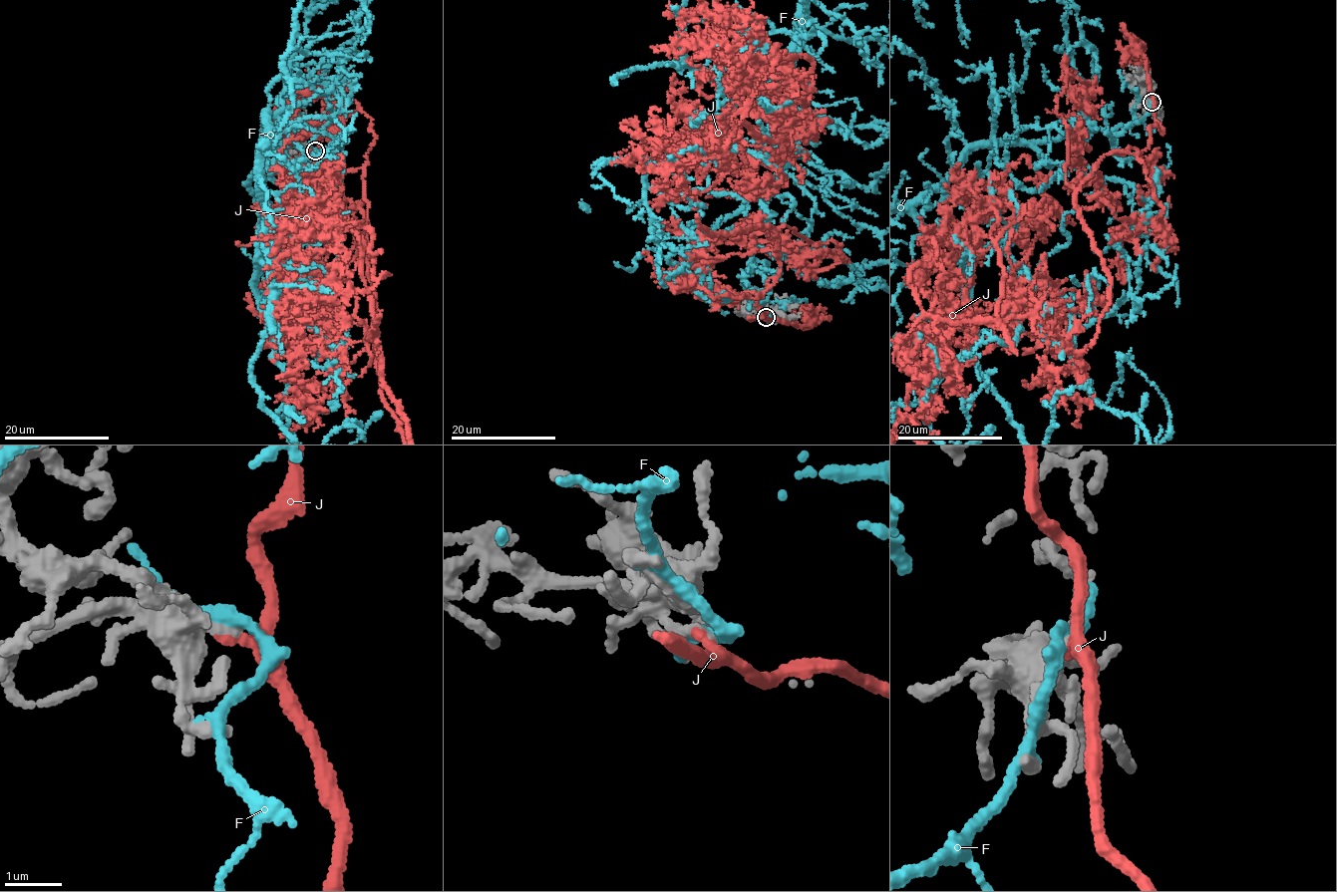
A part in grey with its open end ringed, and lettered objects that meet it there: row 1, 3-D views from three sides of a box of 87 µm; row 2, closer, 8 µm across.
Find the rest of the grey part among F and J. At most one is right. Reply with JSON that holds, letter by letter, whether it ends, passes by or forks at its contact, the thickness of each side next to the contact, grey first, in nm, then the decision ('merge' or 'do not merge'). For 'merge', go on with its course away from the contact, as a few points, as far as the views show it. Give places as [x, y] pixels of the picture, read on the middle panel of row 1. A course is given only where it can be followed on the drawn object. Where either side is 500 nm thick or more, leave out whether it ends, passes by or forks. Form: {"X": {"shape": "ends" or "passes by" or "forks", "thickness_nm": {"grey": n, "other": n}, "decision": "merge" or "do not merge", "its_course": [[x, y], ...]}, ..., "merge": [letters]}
{"F": {"shape": "passes by", "thickness_nm": {"grey": 240, "other": 200}, "decision": "do not merge"}, "J": {"shape": "passes by", "thickness_nm": {"grey": 200, "other": 190}, "decision": "merge"}, "merge": ["J"]}

